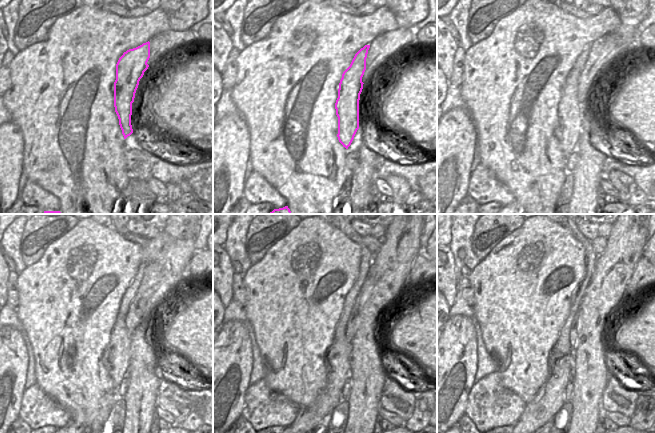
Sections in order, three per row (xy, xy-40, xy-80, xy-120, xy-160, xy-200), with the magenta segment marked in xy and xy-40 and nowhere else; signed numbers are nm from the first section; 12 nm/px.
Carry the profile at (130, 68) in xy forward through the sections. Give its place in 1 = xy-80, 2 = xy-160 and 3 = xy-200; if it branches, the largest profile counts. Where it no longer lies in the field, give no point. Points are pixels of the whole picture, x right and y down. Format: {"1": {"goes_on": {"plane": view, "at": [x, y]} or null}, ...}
{"1": {"goes_on": {"plane": "xy-80", "at": [571, 112]}}, "2": {"goes_on": {"plane": "xy-160", "at": [338, 357]}}, "3": {"goes_on": {"plane": "xy-200", "at": [548, 401]}}}

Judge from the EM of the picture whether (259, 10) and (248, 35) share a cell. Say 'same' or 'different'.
same

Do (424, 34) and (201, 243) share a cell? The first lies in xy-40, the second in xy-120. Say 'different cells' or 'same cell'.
different cells

